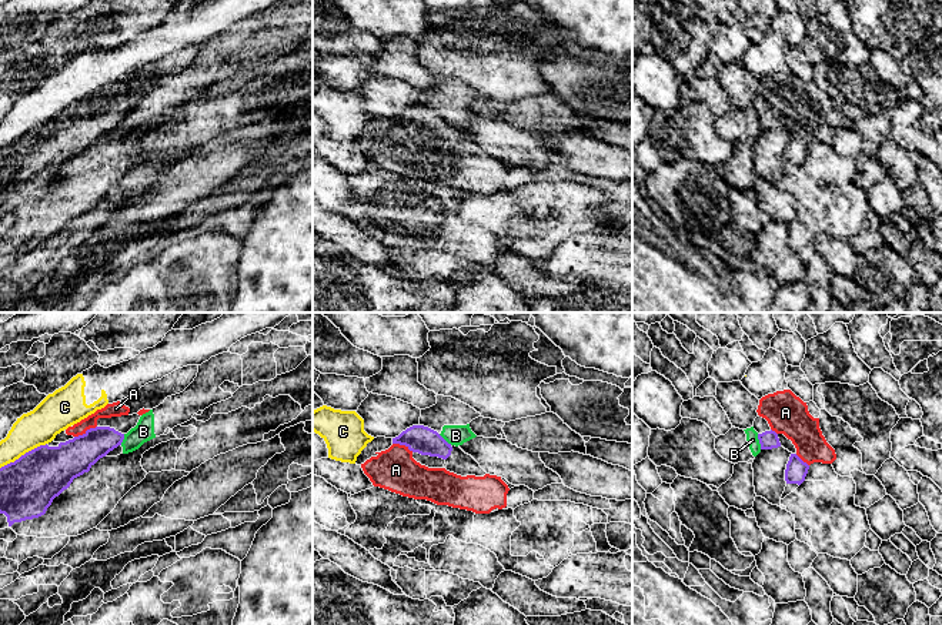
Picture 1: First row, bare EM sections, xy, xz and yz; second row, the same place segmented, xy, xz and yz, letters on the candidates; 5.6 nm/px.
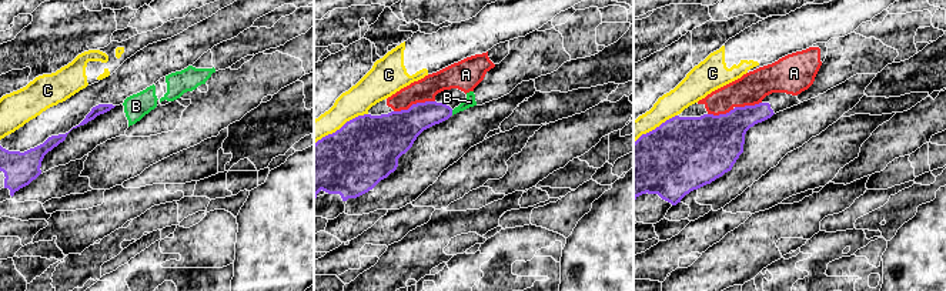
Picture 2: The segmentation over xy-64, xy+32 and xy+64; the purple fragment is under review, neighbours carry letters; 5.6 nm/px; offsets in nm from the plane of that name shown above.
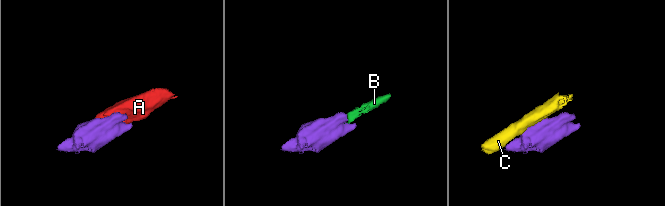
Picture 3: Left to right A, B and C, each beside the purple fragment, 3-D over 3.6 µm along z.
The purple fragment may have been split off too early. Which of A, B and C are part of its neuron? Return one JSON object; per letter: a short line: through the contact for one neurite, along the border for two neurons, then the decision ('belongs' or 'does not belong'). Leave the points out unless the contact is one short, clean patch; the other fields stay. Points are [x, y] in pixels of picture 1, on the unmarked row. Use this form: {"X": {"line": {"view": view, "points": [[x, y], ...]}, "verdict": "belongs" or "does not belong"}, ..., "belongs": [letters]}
{"A": {"verdict": "belongs"}, "B": {"line": {"view": "yz", "points": [[757, 114], [761, 129]]}, "verdict": "does not belong"}, "C": {"line": {"view": "xy", "points": [[46, 123], [26, 131], [0, 149]]}, "verdict": "does not belong"}, "belongs": ["A"]}

